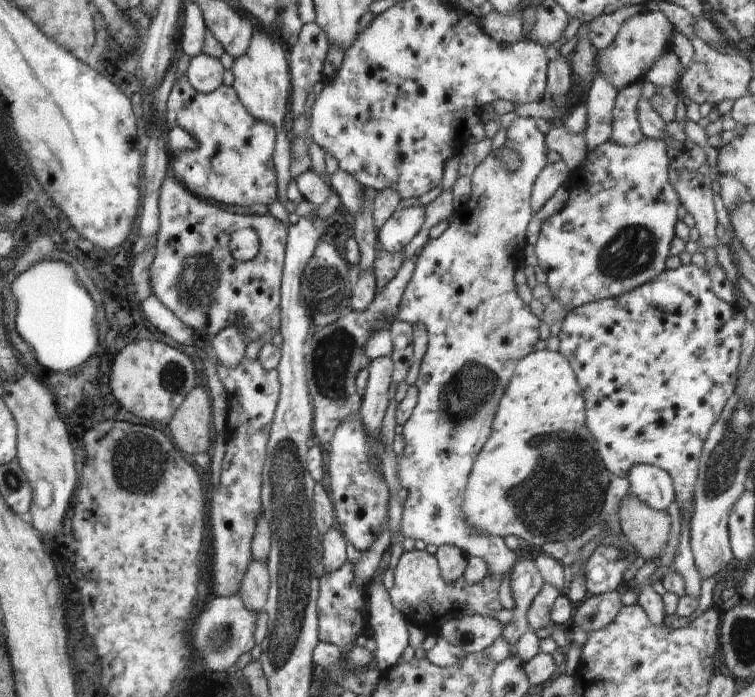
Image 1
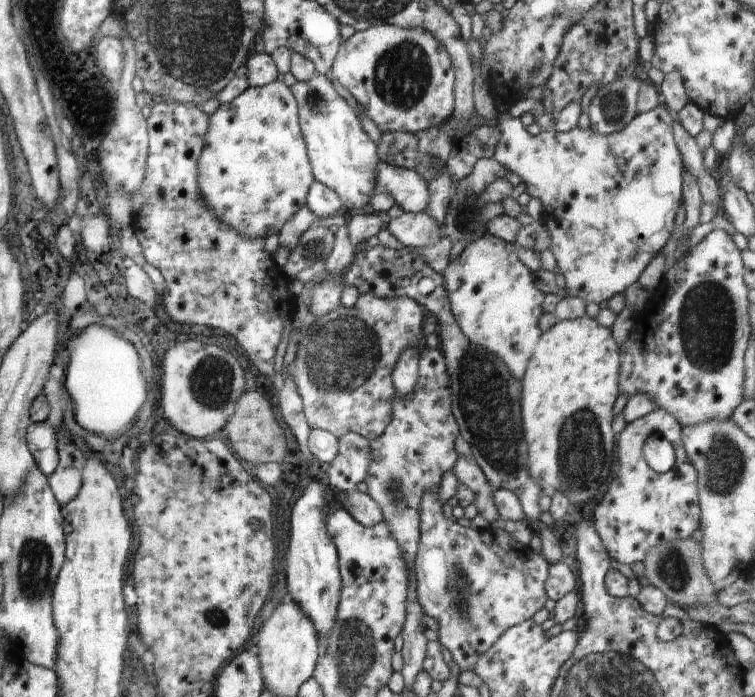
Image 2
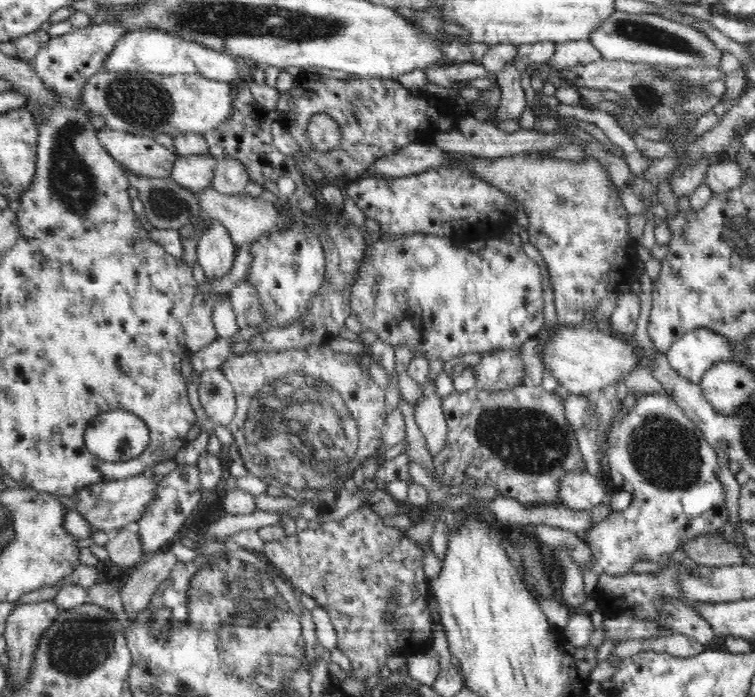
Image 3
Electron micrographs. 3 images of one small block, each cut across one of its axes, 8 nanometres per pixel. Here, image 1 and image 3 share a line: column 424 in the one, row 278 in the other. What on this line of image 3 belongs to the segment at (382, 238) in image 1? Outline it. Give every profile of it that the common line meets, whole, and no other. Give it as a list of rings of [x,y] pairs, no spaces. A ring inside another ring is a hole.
[[[220,222],[202,223],[202,236],[197,244],[197,262],[206,278],[227,278],[235,260],[235,244]]]

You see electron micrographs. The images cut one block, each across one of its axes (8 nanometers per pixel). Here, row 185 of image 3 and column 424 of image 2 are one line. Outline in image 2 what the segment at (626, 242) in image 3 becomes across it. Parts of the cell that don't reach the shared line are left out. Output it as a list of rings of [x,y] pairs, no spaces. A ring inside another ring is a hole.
[[[424,492],[424,495],[421,497],[419,509],[419,548],[413,565],[416,584],[416,597],[417,602],[421,605],[424,614],[430,616],[437,622],[439,627],[440,645],[444,646],[444,648],[446,648],[446,650],[452,654],[452,660],[456,666],[460,668],[460,671],[474,671],[474,668],[480,661],[480,658],[502,637],[504,632],[507,632],[511,627],[514,627],[519,623],[532,619],[536,612],[545,606],[545,603],[548,600],[545,592],[545,583],[549,576],[549,563],[540,553],[536,553],[534,550],[529,549],[529,546],[521,545],[520,542],[516,541],[516,538],[512,538],[508,533],[505,533],[505,530],[492,528],[474,530],[474,528],[460,526],[454,517],[450,519],[446,518],[442,508],[443,505],[440,503],[438,492]]]

